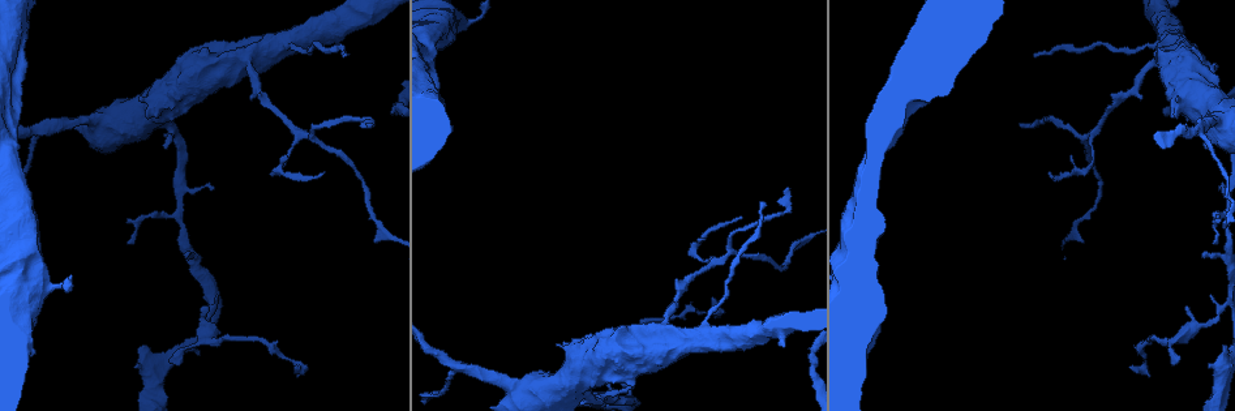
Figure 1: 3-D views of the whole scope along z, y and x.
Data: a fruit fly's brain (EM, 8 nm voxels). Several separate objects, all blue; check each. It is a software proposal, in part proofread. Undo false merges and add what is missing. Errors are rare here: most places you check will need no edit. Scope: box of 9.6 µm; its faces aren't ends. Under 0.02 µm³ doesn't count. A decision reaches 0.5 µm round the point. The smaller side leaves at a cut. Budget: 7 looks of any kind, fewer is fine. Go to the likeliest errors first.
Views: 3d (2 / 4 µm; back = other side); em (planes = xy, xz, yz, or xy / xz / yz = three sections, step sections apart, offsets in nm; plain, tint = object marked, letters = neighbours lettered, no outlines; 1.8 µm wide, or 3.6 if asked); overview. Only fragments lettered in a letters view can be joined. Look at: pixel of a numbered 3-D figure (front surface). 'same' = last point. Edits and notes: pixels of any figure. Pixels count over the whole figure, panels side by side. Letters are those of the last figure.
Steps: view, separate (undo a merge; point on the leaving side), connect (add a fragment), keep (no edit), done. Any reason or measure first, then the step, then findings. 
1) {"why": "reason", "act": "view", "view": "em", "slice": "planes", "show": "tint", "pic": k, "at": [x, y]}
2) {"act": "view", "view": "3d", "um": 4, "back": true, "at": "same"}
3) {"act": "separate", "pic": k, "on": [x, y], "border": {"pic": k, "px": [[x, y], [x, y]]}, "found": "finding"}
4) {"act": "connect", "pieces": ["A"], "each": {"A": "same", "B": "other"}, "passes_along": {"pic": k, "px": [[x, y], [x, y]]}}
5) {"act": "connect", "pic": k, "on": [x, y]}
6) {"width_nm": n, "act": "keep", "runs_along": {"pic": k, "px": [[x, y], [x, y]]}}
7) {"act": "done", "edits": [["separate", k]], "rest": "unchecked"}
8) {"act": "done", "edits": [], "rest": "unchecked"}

{"why": "sharp bend", "act": "view", "view": "3d", "um": 2, "pic": 1, "at": [730, 254]}

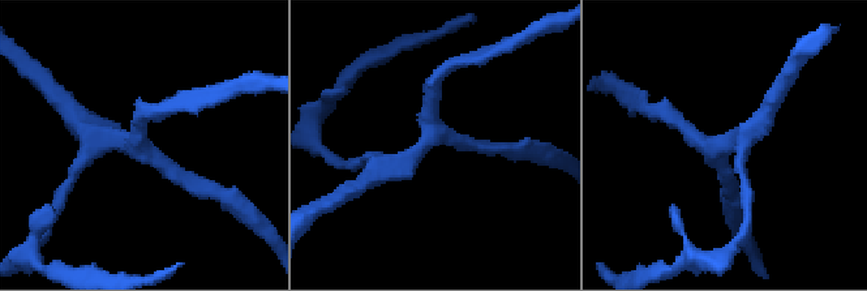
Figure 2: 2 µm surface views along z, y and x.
{"arms": 4, "act": "view", "view": "em", "slice": "xz", "step": 4, "show": "tint", "pic": 2, "at": [138, 144]}

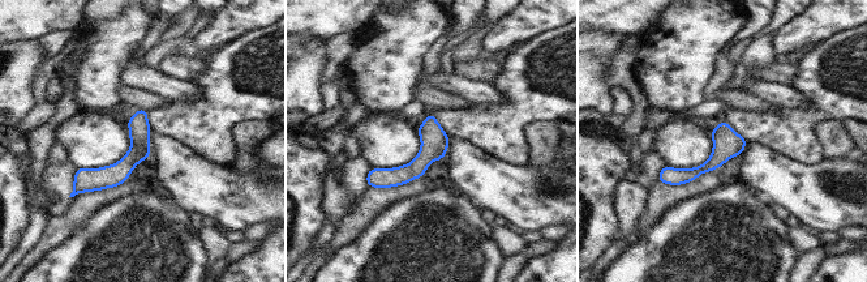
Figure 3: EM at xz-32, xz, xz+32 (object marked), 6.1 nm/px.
{"why": "another direction", "act": "view", "view": "em", "slice": "planes", "show": "letters", "at": "same"}

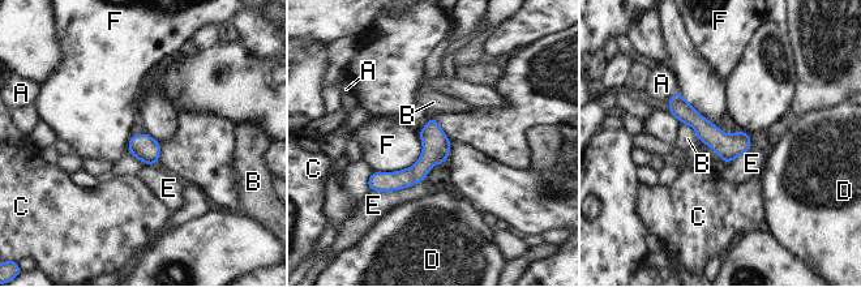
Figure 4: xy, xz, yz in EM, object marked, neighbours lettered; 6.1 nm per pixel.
{"longest_contact_nm": ["F", 380], "act": "keep", "each": {"A": "other", "B": "other", "C": "other", "D": "other", "E": "other", "F": "other"}, "found": "all the same neuron"}

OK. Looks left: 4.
{"why": "thin end", "act": "view", "view": "3d", "um": 4, "pic": 1, "at": [186, 258]}

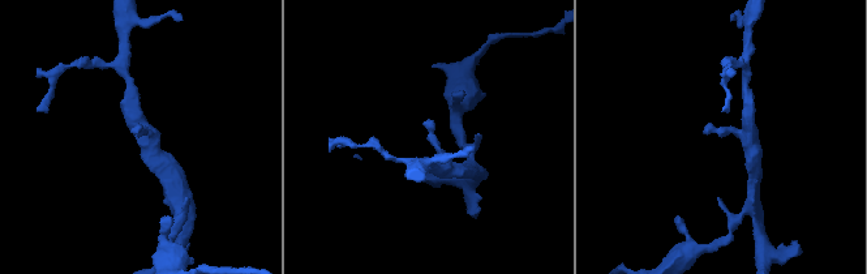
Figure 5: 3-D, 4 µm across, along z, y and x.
{"act": "view", "view": "em", "slice": "xz", "step": 4, "show": "letters", "pic": 5, "at": [139, 136]}

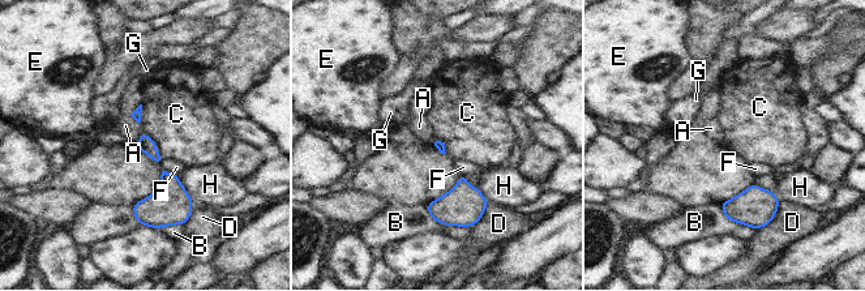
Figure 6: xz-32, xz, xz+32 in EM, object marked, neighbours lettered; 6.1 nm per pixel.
{"act": "keep", "each": {"A": "other", "B": "other", "C": "other", "D": "other", "E": "other", "F": "other", "G": "other", "H": "other"}, "border": {"pic": 6, "px": [[142, 131], [163, 158]]}, "found": "no lettered fragment goes on from it"}

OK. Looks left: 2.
{"act": "view", "view": "3d", "um": 2, "pic": 1, "at": [629, 386]}

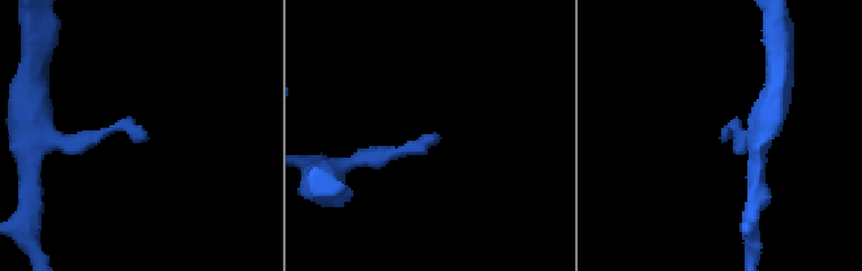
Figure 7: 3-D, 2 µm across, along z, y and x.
{"act": "view", "view": "em", "slice": "planes", "show": "letters", "pic": 7, "at": [141, 136]}

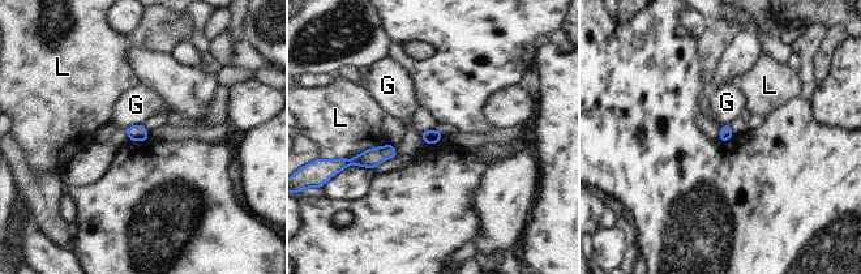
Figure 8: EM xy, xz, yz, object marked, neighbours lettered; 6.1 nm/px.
{"act": "keep", "each": {"G": "other", "L": "other"}, "border": {"pic": 8, "px": [[142, 123], [123, 128]]}, "found": "no lettered fragment goes on from it"}

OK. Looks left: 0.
{"act": "done", "edits": [], "rest": "unchecked"}

